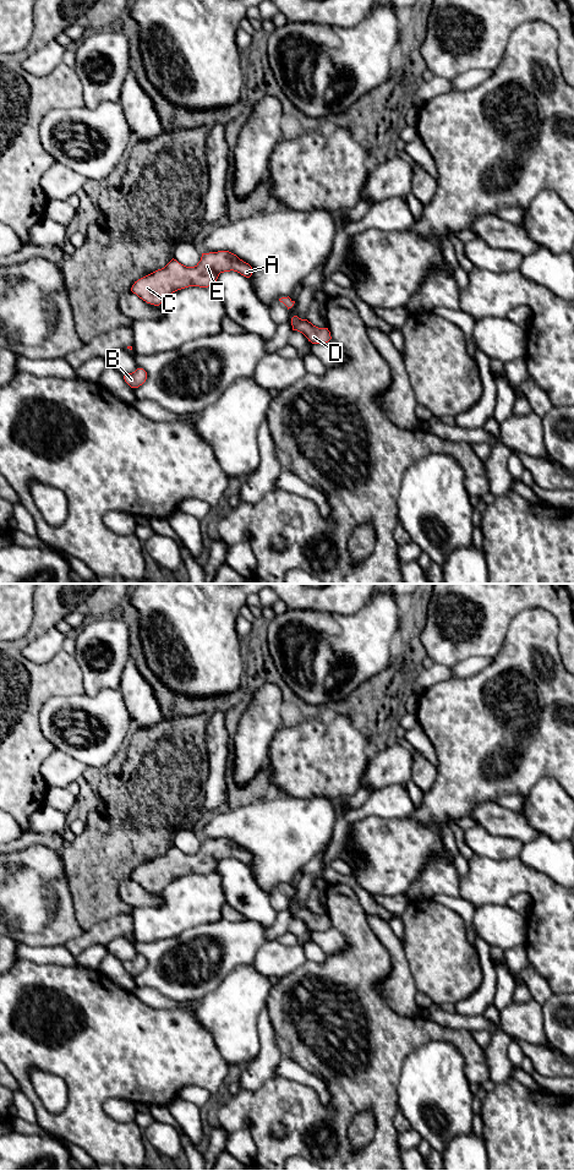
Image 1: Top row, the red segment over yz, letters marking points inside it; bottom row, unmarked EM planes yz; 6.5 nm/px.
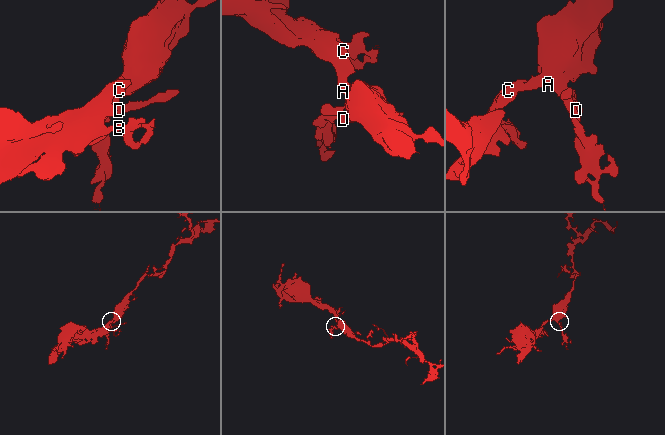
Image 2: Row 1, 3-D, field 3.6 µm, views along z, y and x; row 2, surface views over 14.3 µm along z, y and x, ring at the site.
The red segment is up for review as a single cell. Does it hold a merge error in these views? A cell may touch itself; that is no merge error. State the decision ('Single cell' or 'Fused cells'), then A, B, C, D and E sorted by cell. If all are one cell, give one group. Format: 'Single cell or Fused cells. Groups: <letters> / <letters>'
Single cell. Groups: A B C D E

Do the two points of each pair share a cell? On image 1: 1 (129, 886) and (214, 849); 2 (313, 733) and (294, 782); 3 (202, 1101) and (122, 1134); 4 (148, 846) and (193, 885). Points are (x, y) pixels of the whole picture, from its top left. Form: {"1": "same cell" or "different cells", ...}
{"1": "same cell", "2": "same cell", "3": "different cells", "4": "different cells"}

